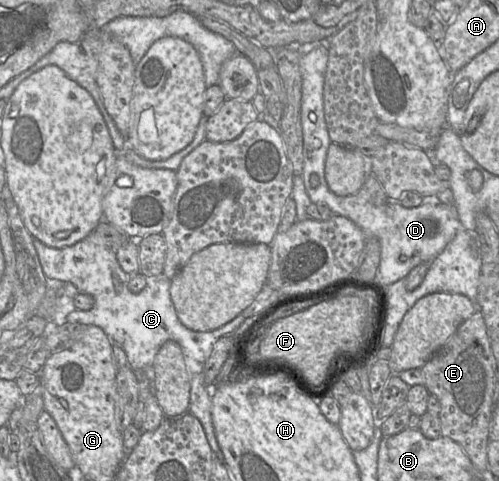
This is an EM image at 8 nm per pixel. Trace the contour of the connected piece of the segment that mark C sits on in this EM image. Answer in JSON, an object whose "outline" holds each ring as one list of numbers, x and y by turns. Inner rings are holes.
{"outline":[[92,232,84,240,69,247,51,248,36,239,33,239,33,245,43,272,49,280,72,283,78,292,87,293,95,299,92,309,74,310,67,316,67,321,102,328,114,344,123,348,132,370,151,369,155,356,166,341,173,340,180,345,190,380,188,412,201,422,214,457,223,461,212,422,212,386,205,383,204,369,215,342,223,336,233,334,243,323,237,322,241,317,212,331,198,332,188,329,180,322,171,300,171,279,163,273,150,276,146,278,146,287,140,293,130,292,129,274,122,270,115,252,107,247,96,233]]}

